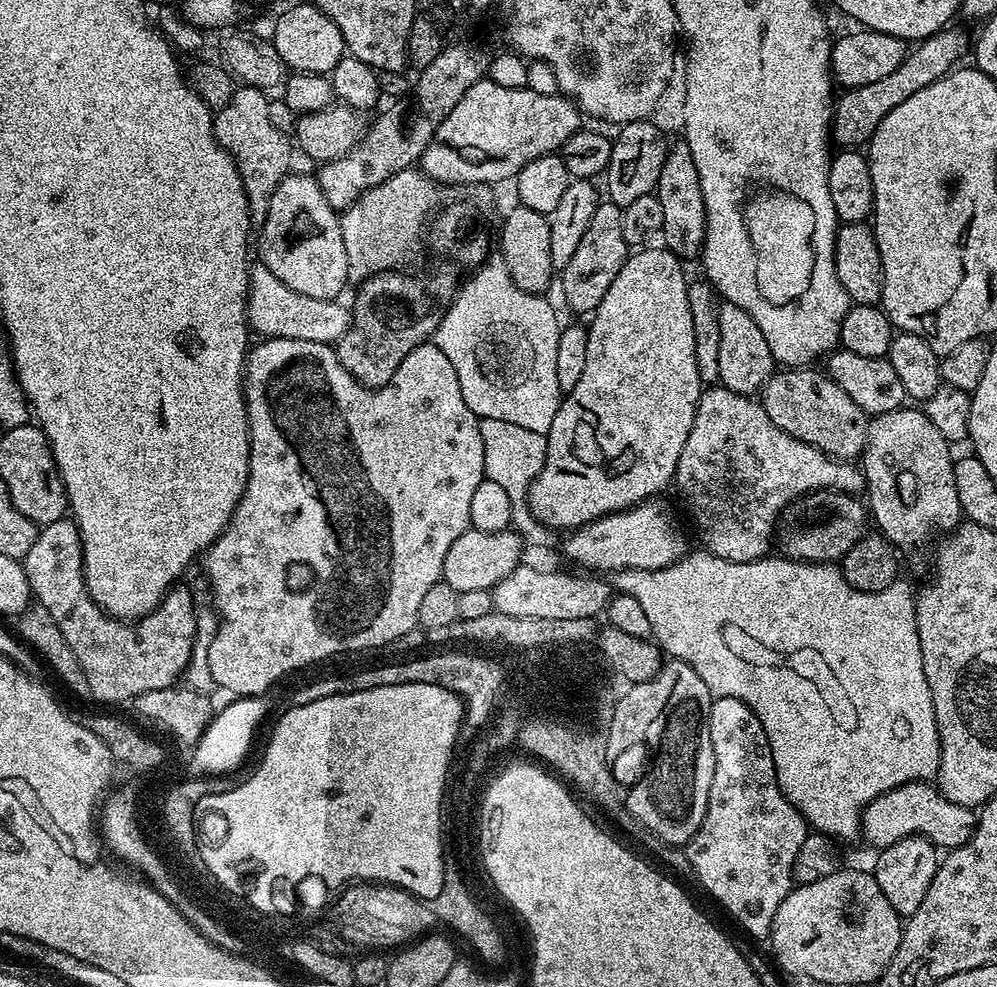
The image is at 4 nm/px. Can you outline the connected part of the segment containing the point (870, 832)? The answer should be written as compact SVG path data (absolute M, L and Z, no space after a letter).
M915 780L874 798L874 802L864 807L860 816L860 836L866 843L873 844L876 850L888 848L907 836L927 836L937 849L951 850L970 839L976 828L976 818L973 809L958 806L945 796L934 795L931 783Z

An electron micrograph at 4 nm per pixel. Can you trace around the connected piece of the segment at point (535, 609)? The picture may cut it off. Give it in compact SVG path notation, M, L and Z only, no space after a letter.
M521 566L513 570L506 578L502 578L502 582L498 582L495 588L491 589L492 593L492 606L495 611L502 614L514 614L518 618L596 618L607 609L608 601L612 599L614 595L614 589L607 579L597 578L592 574L576 574L580 576L571 576L568 572L543 572L540 568L527 568L527 566Z

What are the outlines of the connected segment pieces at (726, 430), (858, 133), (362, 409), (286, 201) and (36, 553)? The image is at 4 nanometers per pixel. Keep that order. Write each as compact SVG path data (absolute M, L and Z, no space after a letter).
M708 386L701 391L690 438L686 438L682 458L678 458L674 488L680 491L692 515L692 524L704 543L701 544L703 551L739 564L762 560L769 555L781 512L800 497L829 490L849 494L865 491L863 471L855 463L827 456L822 450L786 434L786 430L778 430L778 426L770 422L770 414L766 414L753 397L723 386Z
M949 26L940 29L939 32L919 41L905 56L902 66L894 70L894 74L886 74L886 78L881 78L879 82L866 82L866 86L849 88L839 93L832 110L832 123L830 125L830 140L833 145L844 150L856 150L867 145L872 139L874 130L894 106L906 102L922 86L930 86L938 78L947 76L961 63L964 55L970 52L970 36L957 26Z
M264 338L259 341L260 345L253 347L248 353L248 358L244 362L244 401L248 411L248 437L250 438L250 466L248 467L248 481L244 487L242 498L236 504L234 514L230 522L224 527L224 532L213 542L210 547L205 548L202 553L204 560L204 576L208 579L208 584L212 587L212 604L219 623L216 626L214 642L210 642L210 674L212 683L217 689L225 688L233 697L263 696L268 692L267 688L275 680L283 678L287 672L292 672L295 668L304 668L307 664L316 664L319 660L328 660L331 656L336 656L339 652L360 652L363 648L380 648L390 646L402 634L413 631L417 627L418 606L422 603L422 594L430 590L430 586L441 583L442 562L446 558L446 550L454 546L454 538L458 538L470 527L470 498L474 495L474 490L478 489L478 484L485 480L483 466L483 444L482 435L479 434L479 419L466 406L466 398L462 398L462 386L458 386L458 374L454 374L454 366L450 363L450 358L442 354L442 350L434 342L420 344L394 370L394 378L386 382L386 386L381 388L368 388L364 384L358 383L354 377L342 366L338 358L335 347L322 342L302 342L294 338Z
M315 175L285 176L270 198L270 210L258 232L259 263L264 264L278 282L286 282L290 290L298 290L298 294L306 294L306 298L336 300L339 292L349 287L346 242L342 242L340 216L337 209L330 206Z
M63 518L41 527L34 538L34 546L26 550L22 563L35 603L50 610L54 622L58 622L58 630L62 630L62 638L66 638L70 650L74 650L74 658L78 658L78 666L82 666L82 674L86 674L88 696L91 699L101 700L104 704L120 704L123 700L132 702L137 696L146 694L146 690L171 688L183 677L194 650L198 611L198 605L192 601L192 596L186 589L173 587L155 610L139 617L135 622L125 622L109 616L95 604L88 593L84 581L84 555L80 550L80 529L72 518Z

